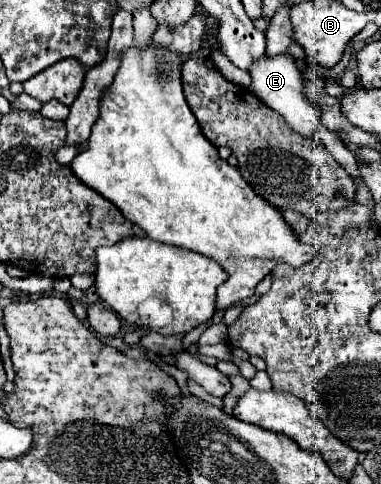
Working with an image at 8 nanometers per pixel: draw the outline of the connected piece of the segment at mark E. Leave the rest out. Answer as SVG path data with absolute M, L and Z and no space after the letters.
M264 55L264 59L260 59L250 67L250 75L252 75L250 89L258 95L260 101L264 101L268 107L278 111L292 131L296 131L306 139L316 139L316 127L322 121L322 111L306 97L304 81L290 55L278 55L278 57Z

